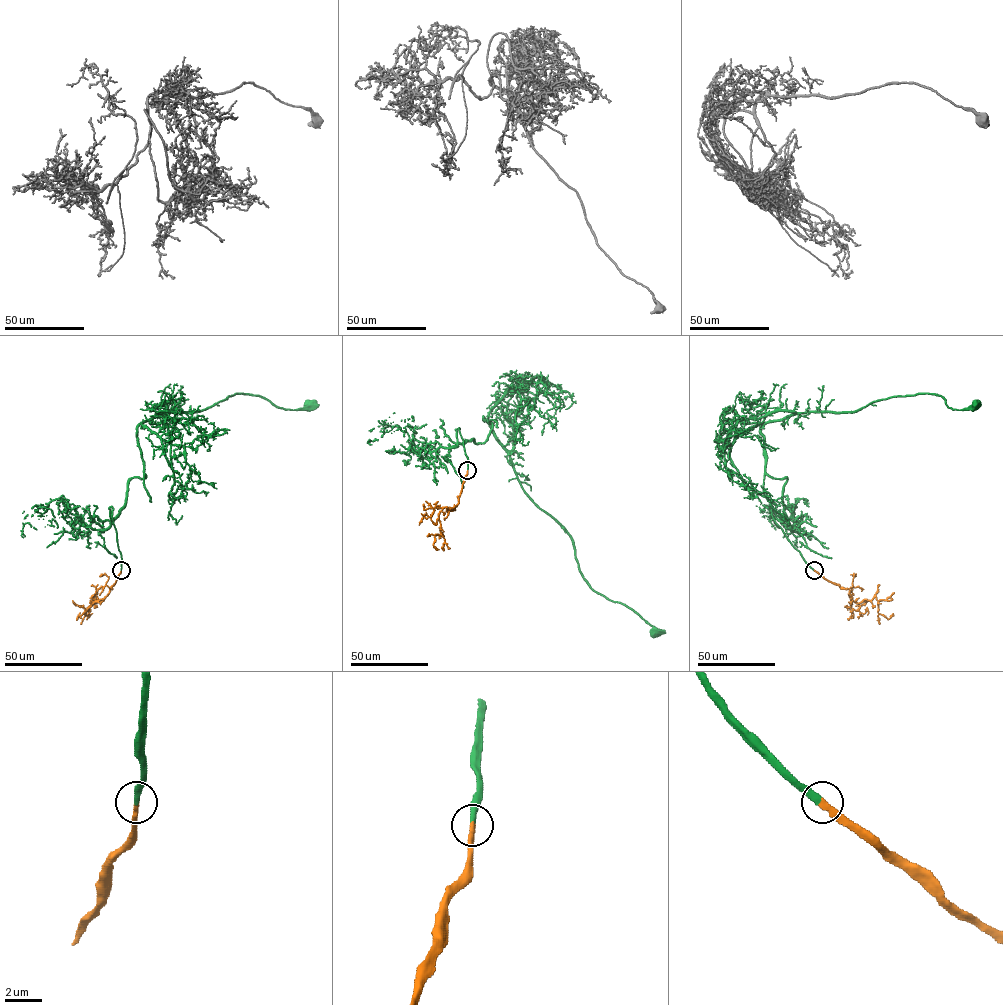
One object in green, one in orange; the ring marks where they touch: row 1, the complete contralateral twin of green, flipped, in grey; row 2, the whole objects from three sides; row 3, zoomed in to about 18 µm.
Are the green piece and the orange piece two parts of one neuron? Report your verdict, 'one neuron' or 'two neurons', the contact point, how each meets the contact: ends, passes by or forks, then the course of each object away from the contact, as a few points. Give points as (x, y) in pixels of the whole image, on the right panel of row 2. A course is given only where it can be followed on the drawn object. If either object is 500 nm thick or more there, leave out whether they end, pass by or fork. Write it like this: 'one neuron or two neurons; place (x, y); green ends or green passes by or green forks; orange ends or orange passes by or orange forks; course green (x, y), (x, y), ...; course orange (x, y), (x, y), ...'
one neuron; place (814, 570); green ends; orange ends; course green (814, 569), (772, 515), (786, 519), (787, 478), (765, 472), (761, 427), (893, 396), (976, 404); course orange (814, 569), (847, 588), (851, 601), (860, 603), (875, 597), (879, 613), (888, 619), (893, 613)

